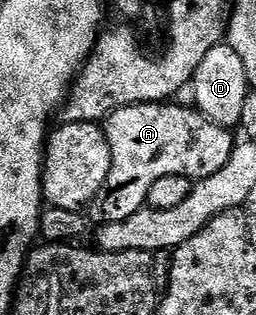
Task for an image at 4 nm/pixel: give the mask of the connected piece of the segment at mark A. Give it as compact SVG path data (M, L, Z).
M142 102L136 106L126 106L125 108L117 108L113 113L107 115L105 119L105 129L107 131L107 139L109 140L109 148L111 149L111 167L107 176L107 183L101 188L99 194L95 195L93 210L100 214L103 222L116 222L117 220L129 220L129 216L133 216L133 212L144 209L147 206L147 190L153 188L156 180L161 180L161 176L185 176L191 175L191 170L195 170L195 174L204 174L205 177L212 176L218 170L225 166L225 162L229 160L230 154L233 153L237 143L237 138L231 134L232 131L225 126L219 126L209 121L202 113L187 106L171 106L175 104L164 104L161 102Z

